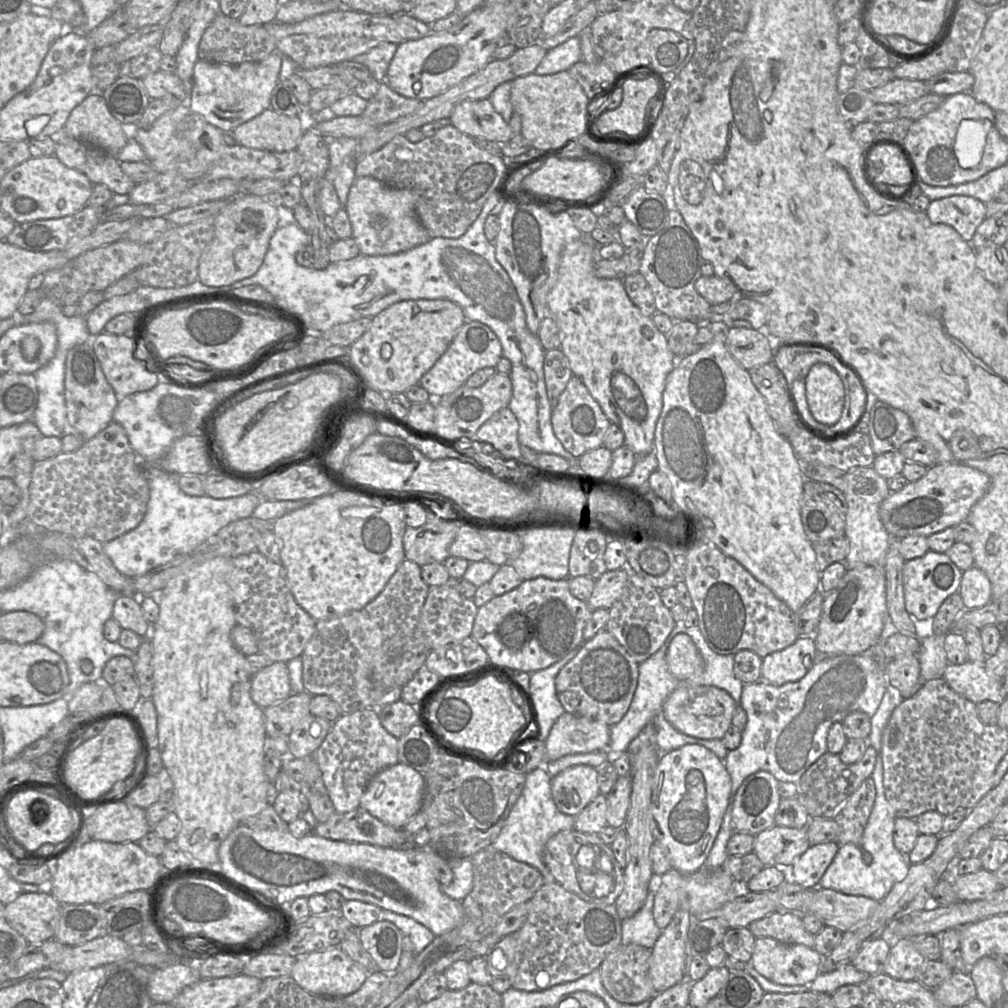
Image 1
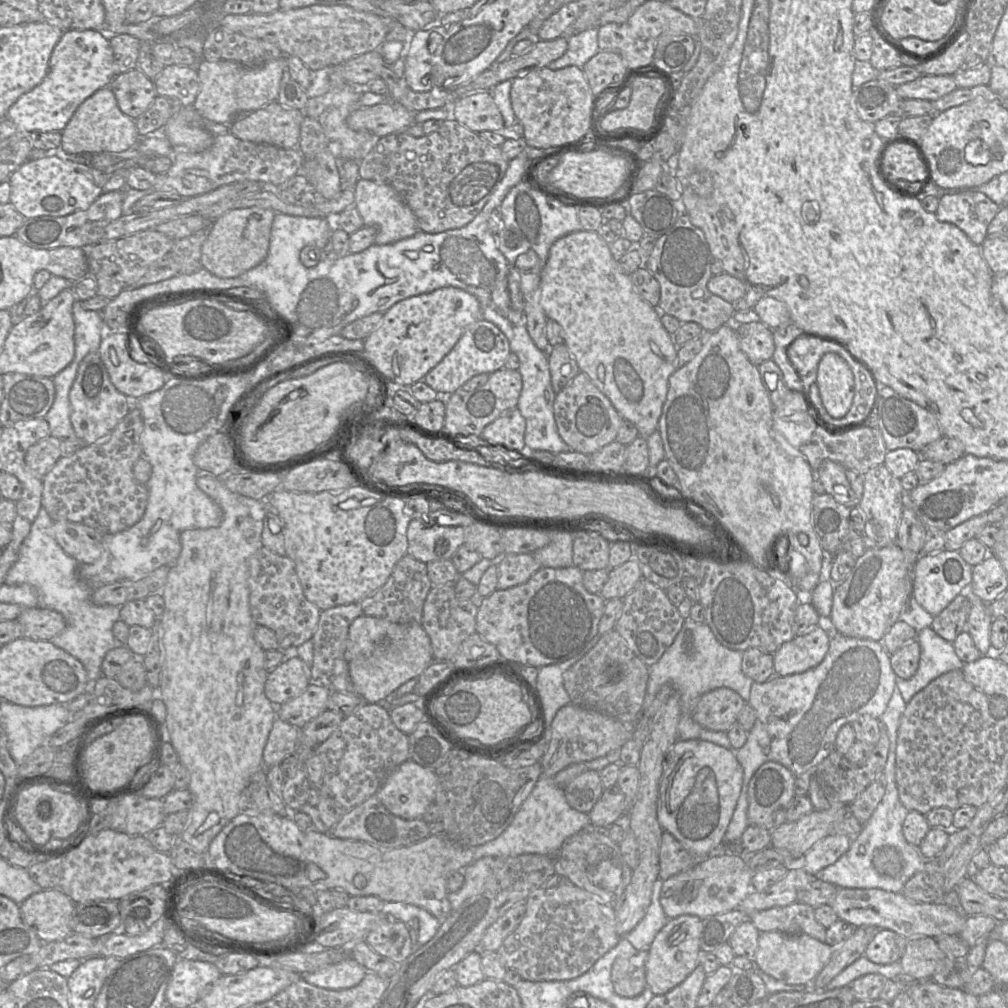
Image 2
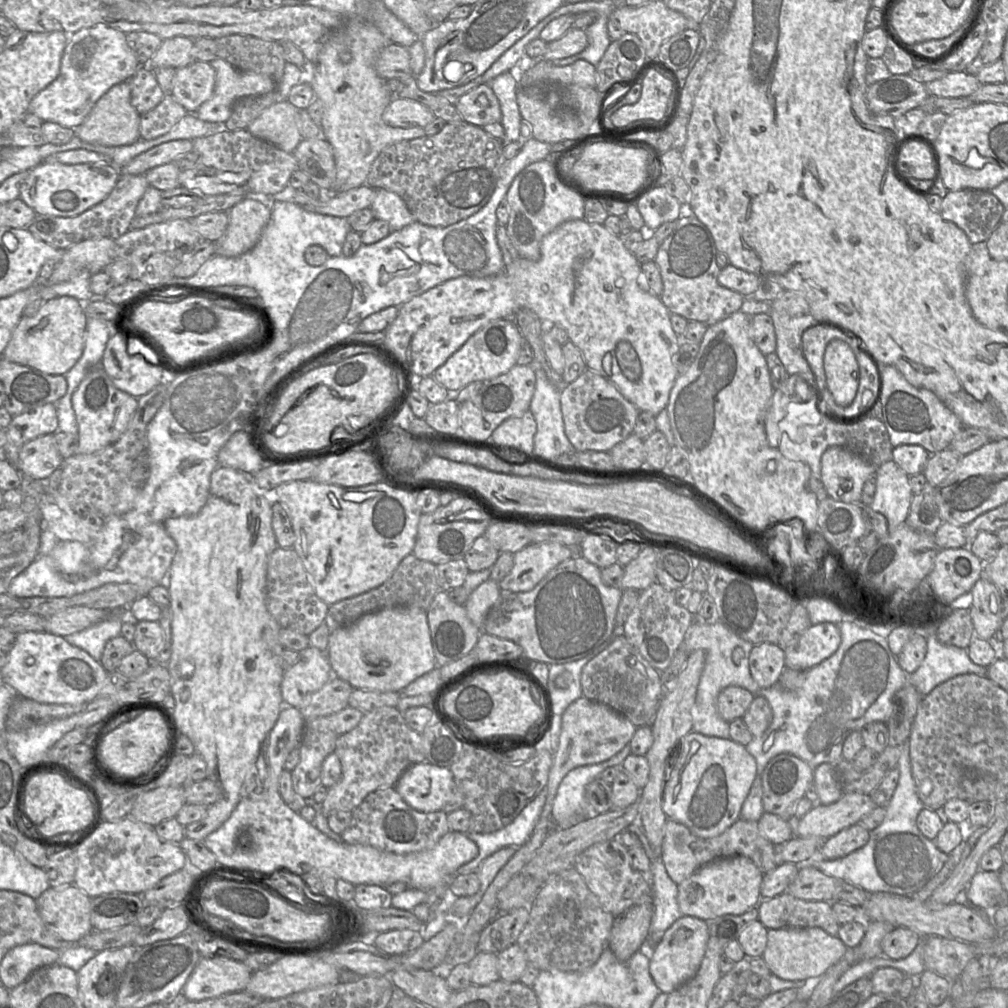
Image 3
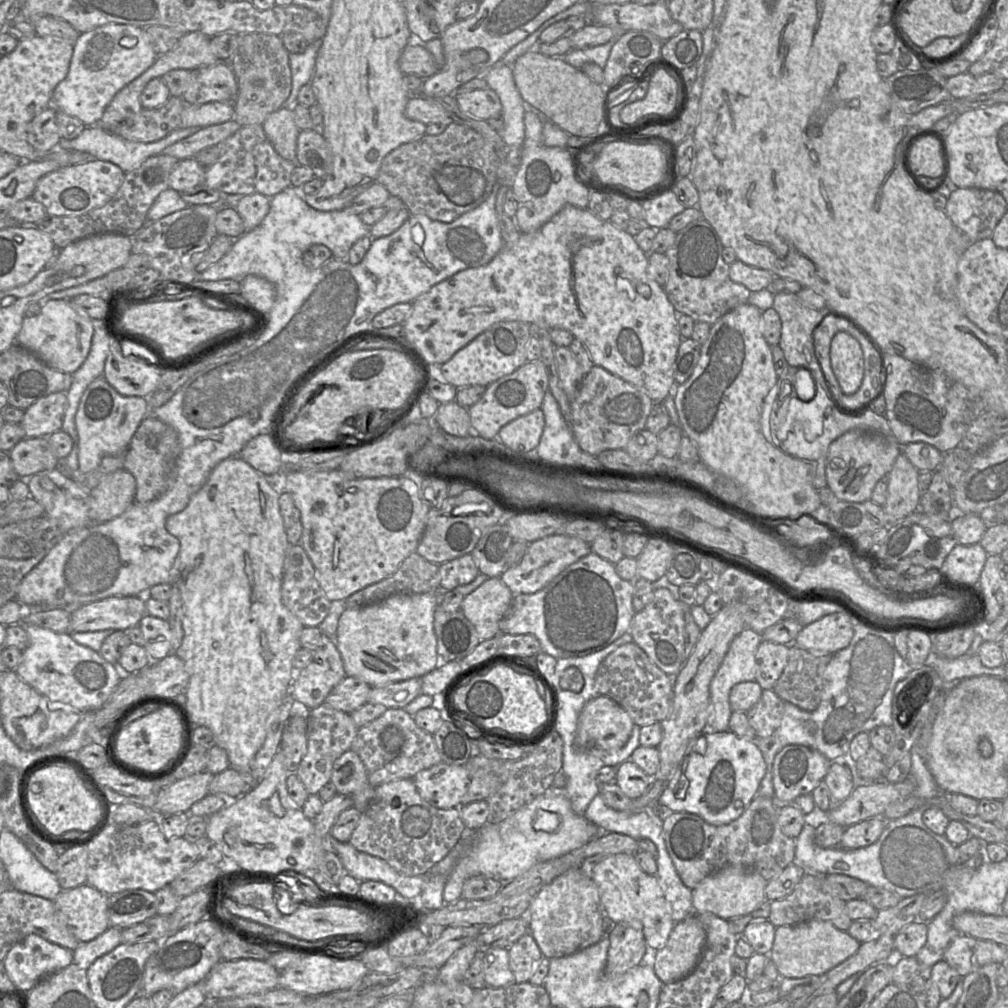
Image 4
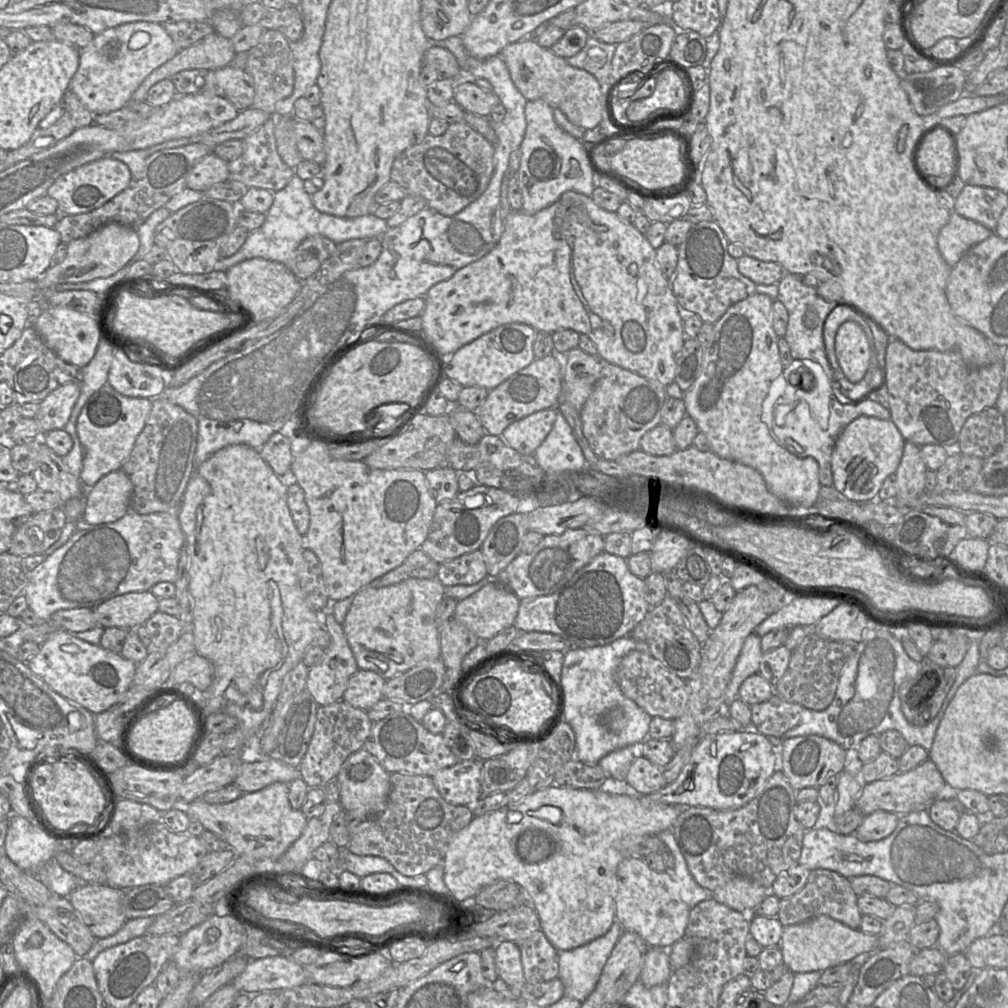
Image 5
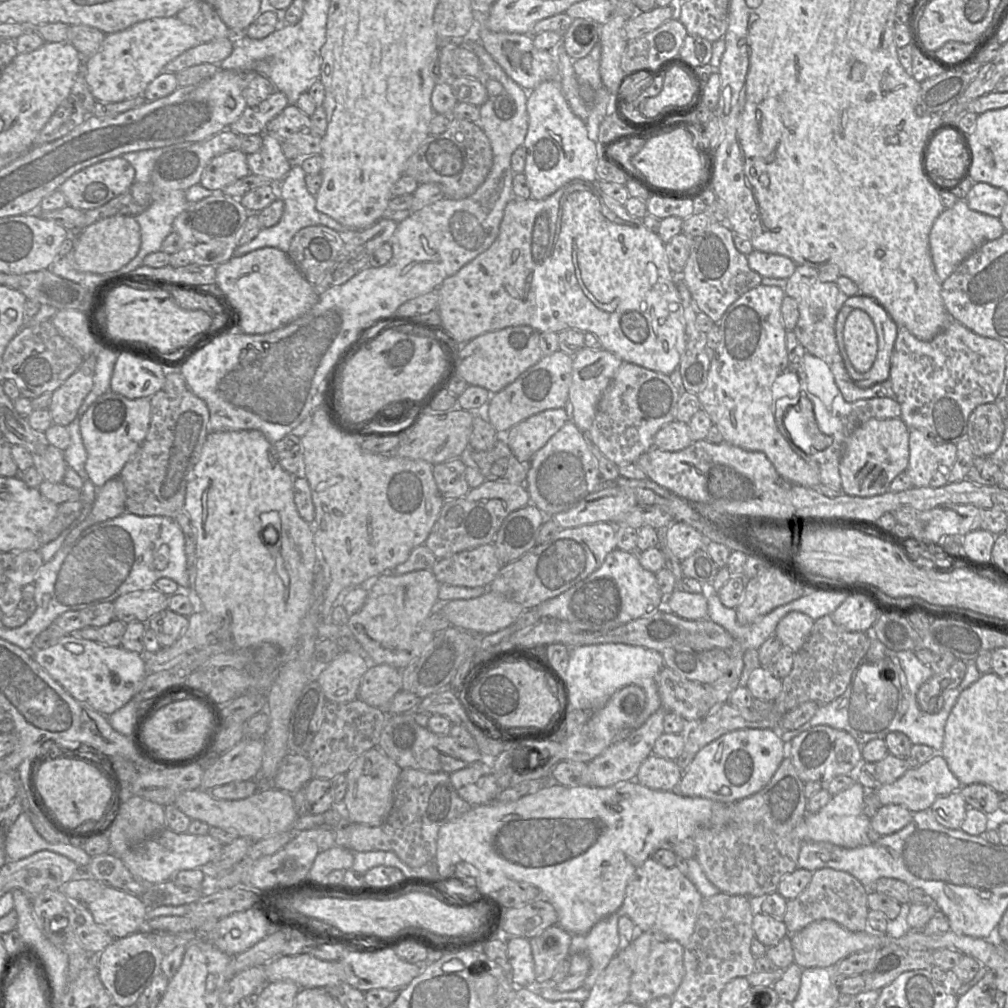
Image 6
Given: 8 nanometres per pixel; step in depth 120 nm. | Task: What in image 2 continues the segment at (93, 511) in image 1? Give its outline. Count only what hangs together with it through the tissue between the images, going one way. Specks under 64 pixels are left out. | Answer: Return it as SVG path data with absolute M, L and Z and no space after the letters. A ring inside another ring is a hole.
M131 402L131 409L128 412L128 414L126 414L126 416L117 424L117 426L114 428L114 430L110 433L110 435L107 438L103 439L102 441L98 441L94 444L86 445L85 447L83 447L82 449L78 450L77 452L75 452L74 454L70 456L61 457L53 466L53 468L42 478L43 491L42 491L42 498L41 498L41 507L43 507L46 510L49 517L53 521L68 520L71 522L82 523L98 530L103 535L115 534L115 533L124 531L132 527L133 525L135 525L137 522L139 522L142 519L145 513L146 506L147 506L148 490L147 490L146 484L141 484L135 479L132 469L133 469L134 463L139 458L142 457L142 447L140 444L140 436L143 429L144 429L144 421L143 421L141 410L138 407L133 406L133 403Z

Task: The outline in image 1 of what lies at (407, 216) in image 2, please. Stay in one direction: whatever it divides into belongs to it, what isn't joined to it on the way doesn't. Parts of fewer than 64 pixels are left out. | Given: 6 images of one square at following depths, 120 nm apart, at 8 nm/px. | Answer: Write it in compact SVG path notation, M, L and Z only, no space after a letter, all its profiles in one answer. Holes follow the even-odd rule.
M371 176L355 177L345 209L352 226L352 238L363 255L398 254L424 244L431 238L416 215L412 192L389 187Z

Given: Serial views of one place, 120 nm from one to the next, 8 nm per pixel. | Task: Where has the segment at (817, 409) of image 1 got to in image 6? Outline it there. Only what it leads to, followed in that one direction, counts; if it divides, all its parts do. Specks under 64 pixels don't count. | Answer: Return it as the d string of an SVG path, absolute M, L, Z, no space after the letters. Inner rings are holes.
M854 309L847 317L843 341L847 356L860 373L873 365L878 349L877 333L870 316L861 309Z

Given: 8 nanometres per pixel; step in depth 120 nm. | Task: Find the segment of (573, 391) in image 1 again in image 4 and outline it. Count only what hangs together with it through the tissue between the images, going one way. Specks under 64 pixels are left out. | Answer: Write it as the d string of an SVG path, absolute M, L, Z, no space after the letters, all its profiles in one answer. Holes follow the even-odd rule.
M594 365L584 376L577 396L571 402L570 428L581 450L593 456L605 450L625 449L633 435L646 429L654 404L638 387Z

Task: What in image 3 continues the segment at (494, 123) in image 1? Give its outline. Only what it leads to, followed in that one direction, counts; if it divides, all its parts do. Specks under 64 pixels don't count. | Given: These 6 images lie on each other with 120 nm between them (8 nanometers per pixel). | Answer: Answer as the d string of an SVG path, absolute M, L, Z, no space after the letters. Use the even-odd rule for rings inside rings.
M480 84L462 95L455 107L466 123L479 127L496 122L501 123L500 104L488 84Z

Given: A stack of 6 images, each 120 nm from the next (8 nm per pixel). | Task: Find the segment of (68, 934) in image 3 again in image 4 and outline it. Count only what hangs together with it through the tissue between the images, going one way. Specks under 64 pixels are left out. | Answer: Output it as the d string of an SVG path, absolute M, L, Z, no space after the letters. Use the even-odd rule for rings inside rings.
M84 883L69 890L61 890L53 901L78 942L89 942L110 927L107 897Z

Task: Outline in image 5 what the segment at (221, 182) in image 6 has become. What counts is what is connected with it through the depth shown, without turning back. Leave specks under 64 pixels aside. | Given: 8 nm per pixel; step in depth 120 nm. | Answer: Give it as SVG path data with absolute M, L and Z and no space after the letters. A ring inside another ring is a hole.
M210 153L192 168L186 179L186 187L204 192L212 185L228 179L228 162L214 153Z

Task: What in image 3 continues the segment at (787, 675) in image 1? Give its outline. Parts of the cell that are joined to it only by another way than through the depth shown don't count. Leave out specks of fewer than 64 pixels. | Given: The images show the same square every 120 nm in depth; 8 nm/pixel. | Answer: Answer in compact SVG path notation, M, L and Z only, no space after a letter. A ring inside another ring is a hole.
M830 622L811 625L795 643L784 648L785 666L807 671L833 655L840 644L838 625Z

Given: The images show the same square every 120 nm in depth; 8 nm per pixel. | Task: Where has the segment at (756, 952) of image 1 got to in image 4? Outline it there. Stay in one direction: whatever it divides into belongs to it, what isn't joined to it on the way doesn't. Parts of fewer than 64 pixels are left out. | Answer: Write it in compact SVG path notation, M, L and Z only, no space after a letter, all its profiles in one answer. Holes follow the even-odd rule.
M809 920L776 927L769 958L776 965L779 974L785 978L822 975L856 953L860 944L847 931L836 928L829 921Z

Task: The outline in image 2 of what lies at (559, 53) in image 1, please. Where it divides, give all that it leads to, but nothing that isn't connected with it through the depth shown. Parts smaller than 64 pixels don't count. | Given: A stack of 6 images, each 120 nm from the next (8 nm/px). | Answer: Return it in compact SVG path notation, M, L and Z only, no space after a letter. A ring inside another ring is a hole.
M594 27L568 37L568 48L565 54L548 65L551 70L568 66L582 69L592 57L600 51L598 45L598 27Z

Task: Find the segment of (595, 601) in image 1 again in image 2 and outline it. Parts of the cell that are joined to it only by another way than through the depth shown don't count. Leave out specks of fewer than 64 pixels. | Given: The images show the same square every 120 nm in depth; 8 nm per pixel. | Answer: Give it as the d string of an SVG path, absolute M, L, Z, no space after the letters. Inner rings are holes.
M632 558L621 566L609 570L608 579L599 594L605 600L623 599L642 578L638 561Z

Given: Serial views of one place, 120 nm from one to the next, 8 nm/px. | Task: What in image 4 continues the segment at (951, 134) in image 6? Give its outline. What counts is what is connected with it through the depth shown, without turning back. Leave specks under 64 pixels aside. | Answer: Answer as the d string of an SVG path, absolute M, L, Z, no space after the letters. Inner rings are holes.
M928 136L912 142L906 155L906 166L914 177L937 178L943 175L938 140Z

